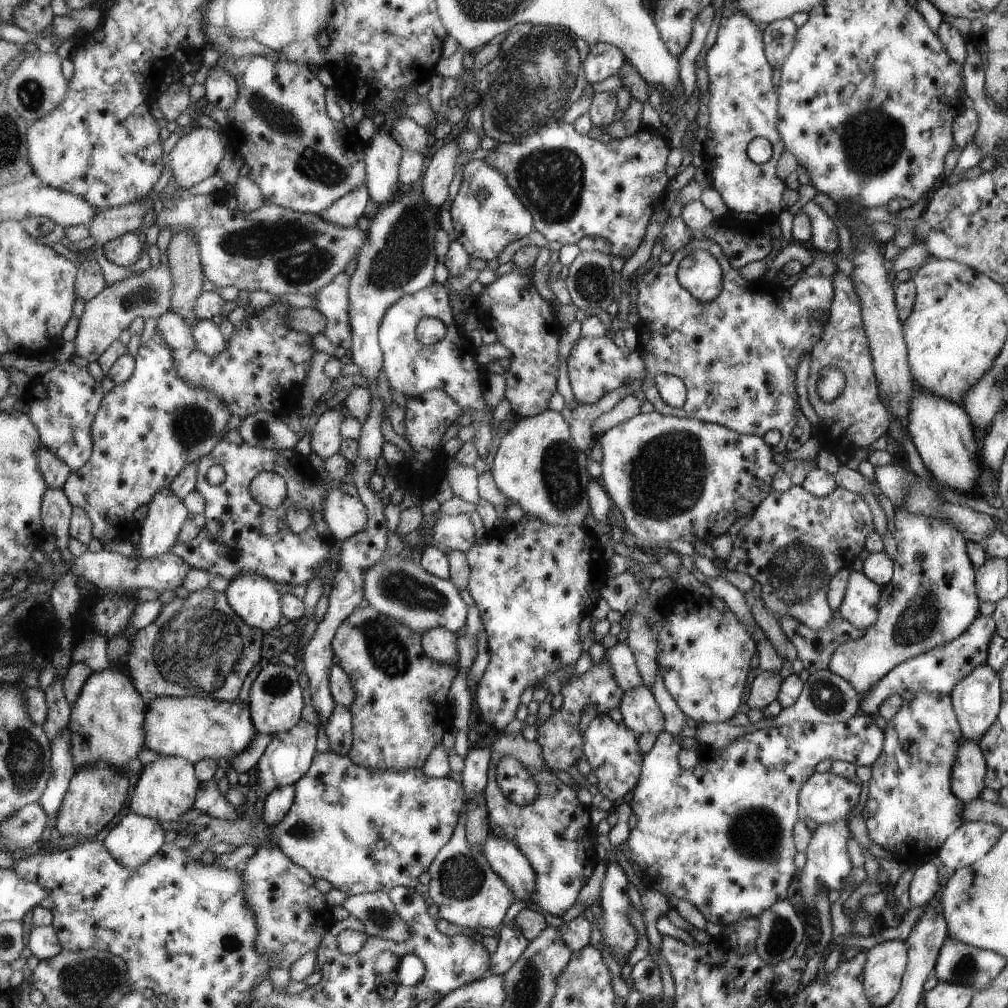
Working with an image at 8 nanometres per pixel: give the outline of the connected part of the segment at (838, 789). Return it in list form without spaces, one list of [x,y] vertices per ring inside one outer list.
[[[831,770],[811,773],[801,786],[798,808],[802,816],[816,824],[848,820],[850,810],[857,804],[860,787],[845,777],[836,776]]]

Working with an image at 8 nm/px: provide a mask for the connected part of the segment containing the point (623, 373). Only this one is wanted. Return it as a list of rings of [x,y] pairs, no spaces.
[[[607,334],[598,337],[579,337],[569,351],[566,367],[574,400],[577,404],[583,405],[595,404],[606,392],[621,386],[621,382],[627,378],[630,380],[636,378],[645,380],[647,378],[644,362],[638,351],[633,350],[629,356],[625,356],[609,340]]]

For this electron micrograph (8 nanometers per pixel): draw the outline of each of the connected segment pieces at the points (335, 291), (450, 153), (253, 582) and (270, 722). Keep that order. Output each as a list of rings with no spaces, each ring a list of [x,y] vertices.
[[[339,273],[333,281],[313,294],[317,300],[315,309],[321,311],[326,320],[323,338],[345,350],[351,348],[353,338],[349,319],[349,284],[348,275]]]
[[[456,138],[428,154],[426,172],[423,173],[422,181],[419,183],[425,200],[439,210],[441,204],[448,198],[447,188],[455,173],[453,169],[455,158],[461,152],[455,142]]]
[[[255,573],[237,575],[224,590],[231,610],[248,626],[263,634],[277,628],[282,608],[275,586],[265,577]]]
[[[268,662],[259,670],[249,689],[248,705],[254,729],[261,734],[282,733],[298,724],[299,712],[303,708],[303,692],[297,684],[295,668],[281,662]]]

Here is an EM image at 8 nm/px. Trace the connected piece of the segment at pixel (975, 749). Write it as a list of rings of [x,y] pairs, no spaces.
[[[963,739],[958,744],[957,756],[952,766],[950,789],[962,802],[971,802],[985,787],[986,761],[982,749],[975,742]]]

